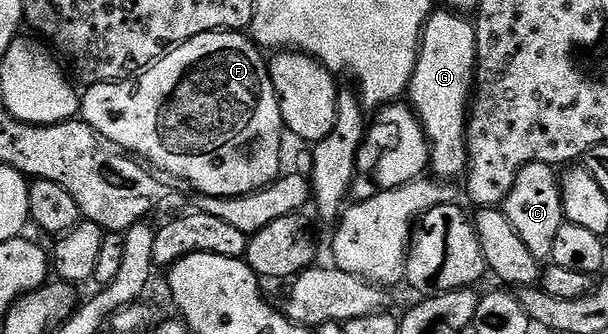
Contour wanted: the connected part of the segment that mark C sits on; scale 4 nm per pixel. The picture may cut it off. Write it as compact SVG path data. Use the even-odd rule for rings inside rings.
M541 162L526 164L522 172L518 172L514 188L510 188L510 196L506 196L502 207L506 220L514 224L514 232L522 236L526 248L530 248L530 252L541 260L551 259L554 236L565 222L560 179L561 175L555 166Z

